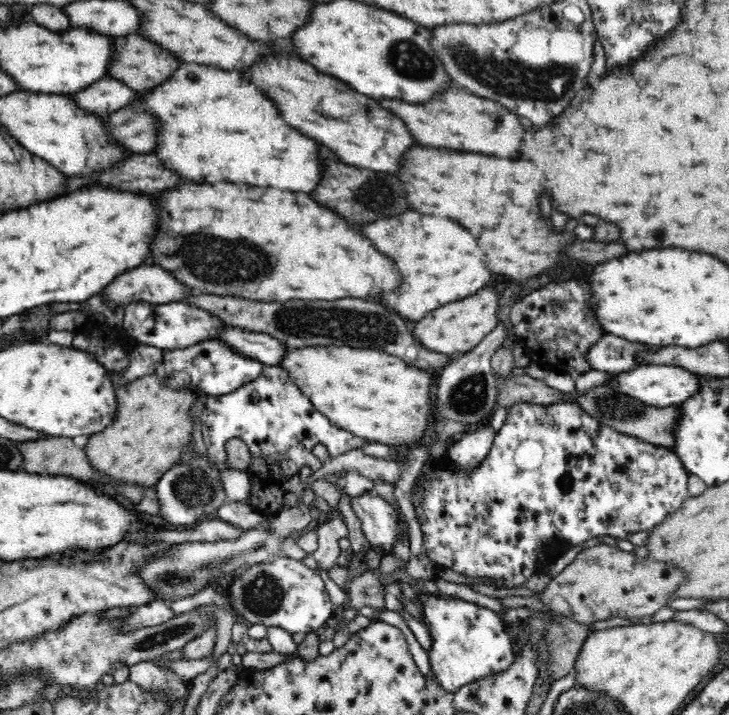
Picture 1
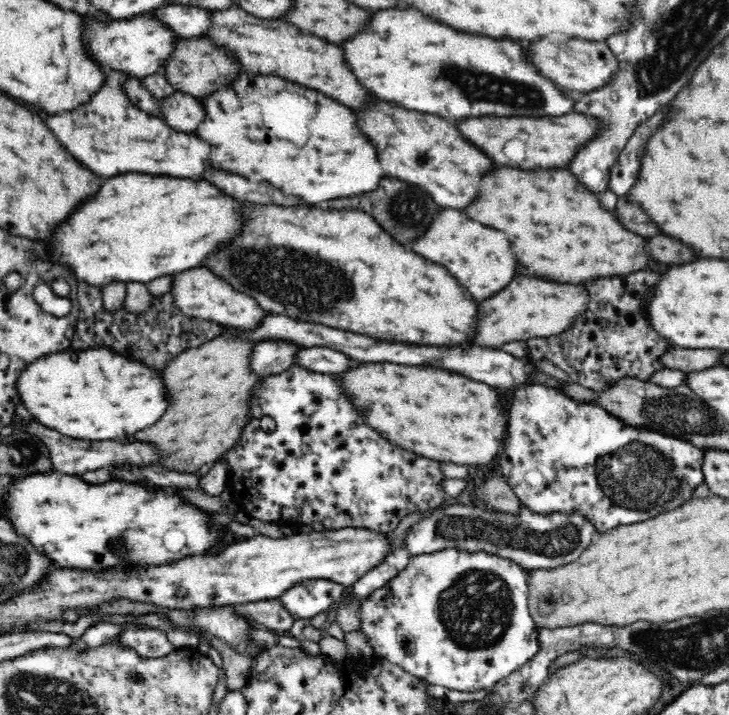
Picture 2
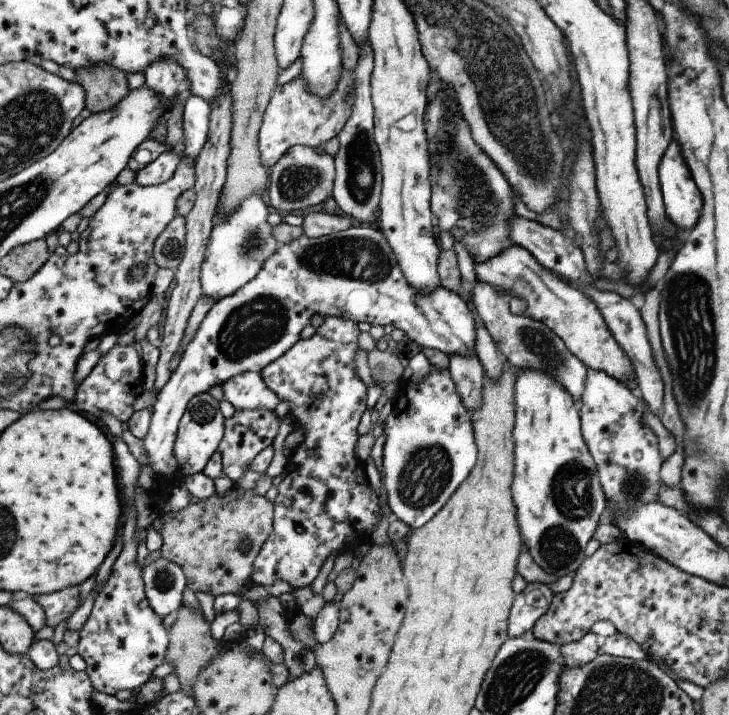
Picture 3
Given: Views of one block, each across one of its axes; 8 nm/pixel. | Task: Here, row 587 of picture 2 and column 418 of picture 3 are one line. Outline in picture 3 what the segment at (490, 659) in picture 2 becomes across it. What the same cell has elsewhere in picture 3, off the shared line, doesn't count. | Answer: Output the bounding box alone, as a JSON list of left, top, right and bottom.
[383,368,477,528]

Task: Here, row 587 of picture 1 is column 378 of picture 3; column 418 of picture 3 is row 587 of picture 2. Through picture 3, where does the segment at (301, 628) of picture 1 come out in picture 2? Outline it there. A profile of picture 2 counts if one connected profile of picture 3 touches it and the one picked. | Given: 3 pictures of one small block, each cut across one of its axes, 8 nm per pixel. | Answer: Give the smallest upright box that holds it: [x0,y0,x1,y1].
[278,578,348,620]

